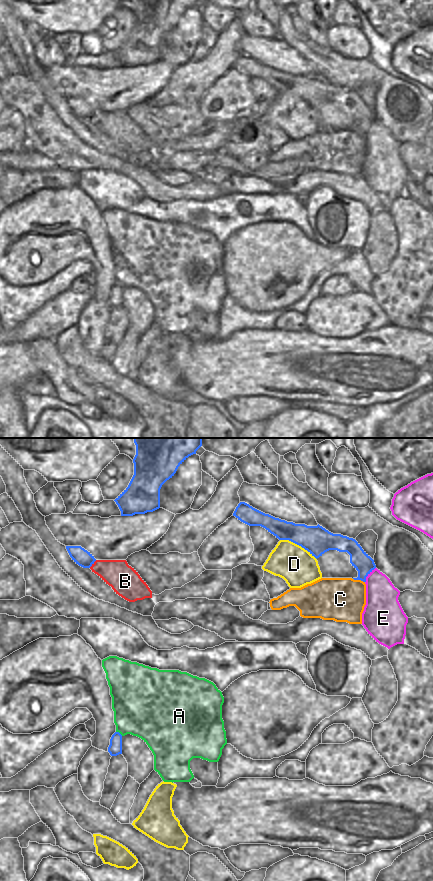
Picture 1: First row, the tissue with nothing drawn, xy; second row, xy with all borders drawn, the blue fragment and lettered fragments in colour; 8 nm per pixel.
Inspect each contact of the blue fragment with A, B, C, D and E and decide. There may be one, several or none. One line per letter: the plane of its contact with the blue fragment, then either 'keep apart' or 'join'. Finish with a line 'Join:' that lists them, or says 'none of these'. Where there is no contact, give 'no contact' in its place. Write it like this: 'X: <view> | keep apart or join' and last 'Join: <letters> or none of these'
A: xy | keep apart
B: xy | keep apart
C: xy | keep apart
D: xy | keep apart
E: xy | keep apart
Join: none of these

